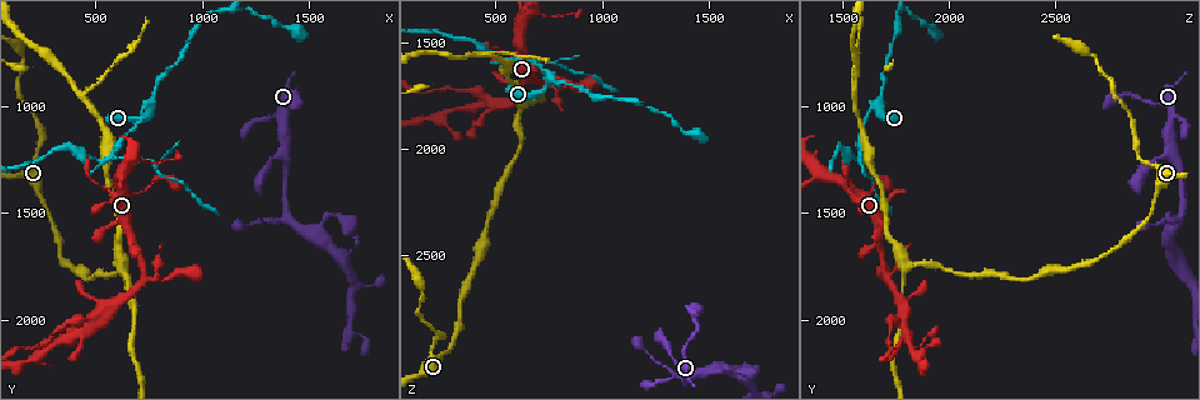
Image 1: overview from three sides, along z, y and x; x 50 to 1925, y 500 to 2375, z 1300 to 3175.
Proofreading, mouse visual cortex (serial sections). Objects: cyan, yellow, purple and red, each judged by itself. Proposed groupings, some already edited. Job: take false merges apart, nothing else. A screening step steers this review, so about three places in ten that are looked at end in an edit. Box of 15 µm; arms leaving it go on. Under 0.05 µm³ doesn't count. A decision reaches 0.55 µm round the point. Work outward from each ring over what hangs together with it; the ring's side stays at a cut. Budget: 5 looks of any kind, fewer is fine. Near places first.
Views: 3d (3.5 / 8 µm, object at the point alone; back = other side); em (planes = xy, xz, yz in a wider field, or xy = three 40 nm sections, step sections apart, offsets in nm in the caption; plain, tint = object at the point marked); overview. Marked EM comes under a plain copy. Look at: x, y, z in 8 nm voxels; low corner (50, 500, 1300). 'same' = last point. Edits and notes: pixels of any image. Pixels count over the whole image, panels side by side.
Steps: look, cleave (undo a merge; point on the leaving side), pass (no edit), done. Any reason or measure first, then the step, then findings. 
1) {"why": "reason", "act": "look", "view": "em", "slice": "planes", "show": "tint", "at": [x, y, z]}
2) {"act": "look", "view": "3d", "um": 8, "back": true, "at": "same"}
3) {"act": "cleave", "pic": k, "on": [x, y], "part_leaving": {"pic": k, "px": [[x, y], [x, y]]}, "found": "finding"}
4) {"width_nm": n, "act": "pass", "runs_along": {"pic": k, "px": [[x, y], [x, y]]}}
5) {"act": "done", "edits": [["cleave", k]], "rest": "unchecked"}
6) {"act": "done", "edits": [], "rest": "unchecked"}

{"why": "three arms meet", "act": "look", "view": "3d", "um": 3.5, "at": [1400, 1520, 3100]}

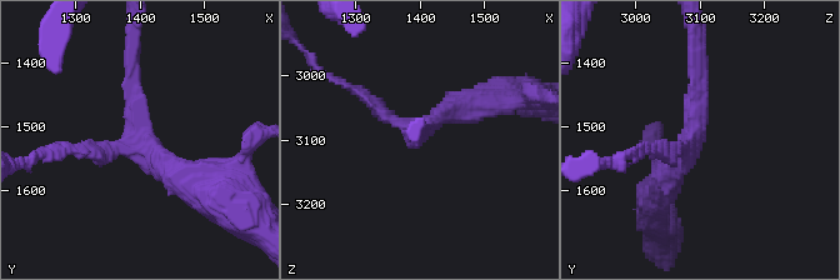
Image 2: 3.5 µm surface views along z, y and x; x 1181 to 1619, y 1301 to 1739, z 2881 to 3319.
{"arms": 3, "arm_widths_nm": [200, 200, 350], "act": "look", "view": "em", "slice": "xy", "step": 3, "show": "tint", "at": [1400, 1520, 3090]}

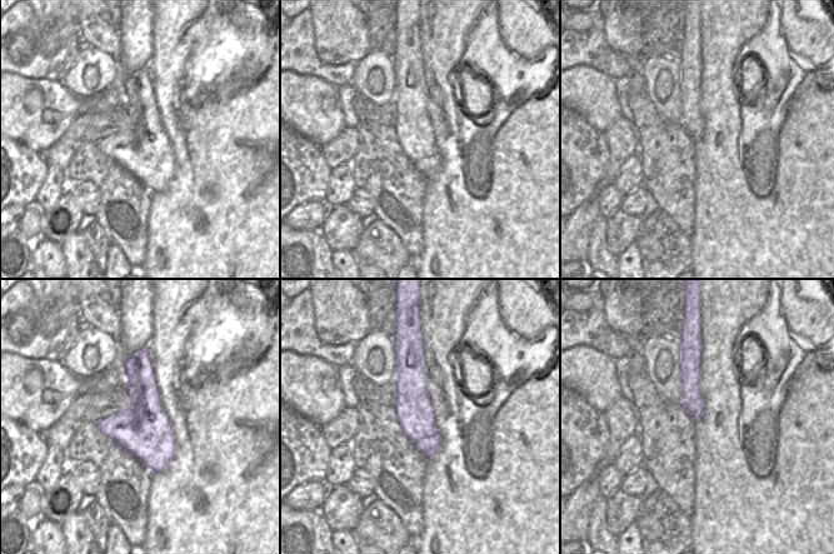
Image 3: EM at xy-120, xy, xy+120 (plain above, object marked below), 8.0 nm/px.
{"act": "pass", "found": "all the same cell"}

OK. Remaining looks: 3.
{"why": "three arms meet", "act": "look", "view": "3d", "um": 8, "at": [620, 1740, 1810]}

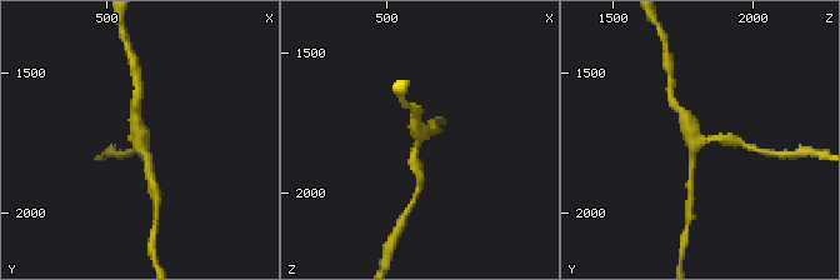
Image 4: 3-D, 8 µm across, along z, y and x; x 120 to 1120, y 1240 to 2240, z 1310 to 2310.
{"act": "look", "view": "em", "slice": "xy", "step": 5, "show": "tint", "at": [610, 1730, 1800]}

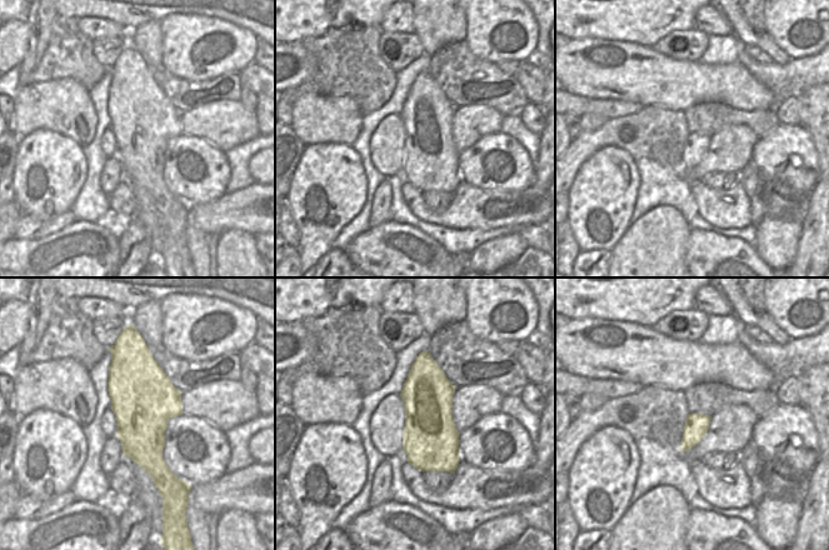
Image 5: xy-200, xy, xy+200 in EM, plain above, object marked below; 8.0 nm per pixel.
{"arm_widths_nm": [150, 300, 300], "act": "pass", "found": "continuous, no second cell"}

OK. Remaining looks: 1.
{"act": "done", "edits": [], "rest": "unchecked"}

